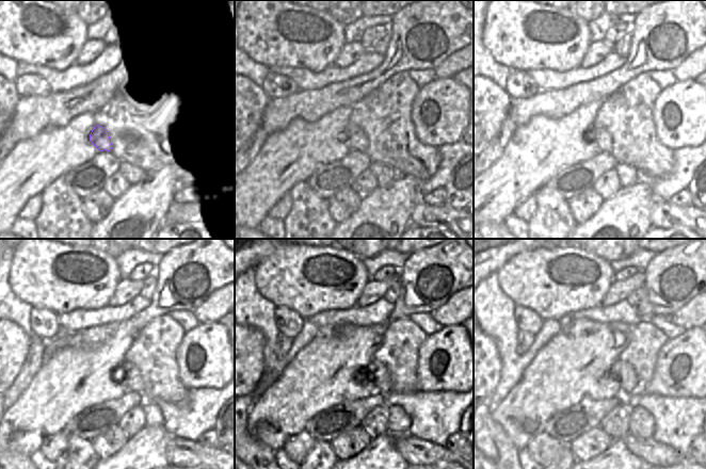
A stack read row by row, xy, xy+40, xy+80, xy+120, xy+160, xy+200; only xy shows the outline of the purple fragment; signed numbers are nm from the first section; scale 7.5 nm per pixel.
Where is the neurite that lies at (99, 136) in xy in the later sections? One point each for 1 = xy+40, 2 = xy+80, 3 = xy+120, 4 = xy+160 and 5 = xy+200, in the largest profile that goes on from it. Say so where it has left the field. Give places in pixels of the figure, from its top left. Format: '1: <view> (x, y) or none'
1: xy+40 (353, 136)
2: xy+80 (603, 139)
3: xy+120 (131, 379)
4: xy+160 (376, 373)
5: xy+200 (623, 372)

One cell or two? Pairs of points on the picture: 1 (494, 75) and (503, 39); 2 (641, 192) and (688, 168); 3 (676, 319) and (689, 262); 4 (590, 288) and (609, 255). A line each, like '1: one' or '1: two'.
1: two
2: two
3: two
4: two

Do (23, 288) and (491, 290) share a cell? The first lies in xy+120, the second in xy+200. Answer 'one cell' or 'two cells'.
two cells

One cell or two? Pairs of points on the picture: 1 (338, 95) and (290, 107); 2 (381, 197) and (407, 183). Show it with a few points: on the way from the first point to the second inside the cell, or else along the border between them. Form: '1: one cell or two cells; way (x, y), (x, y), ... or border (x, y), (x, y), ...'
1: one cell; way (326, 99), (315, 104), (302, 104)
2: one cell; way (387, 197), (394, 197), (401, 190)

